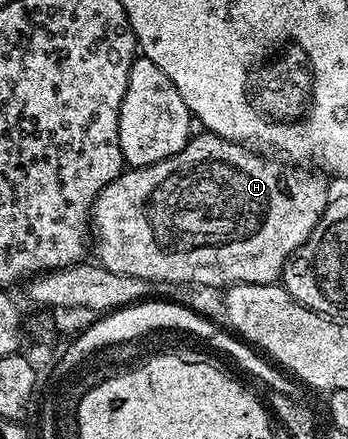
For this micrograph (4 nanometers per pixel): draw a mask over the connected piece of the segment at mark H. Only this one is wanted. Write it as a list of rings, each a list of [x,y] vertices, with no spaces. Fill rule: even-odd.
[[[201,131],[200,136],[193,135],[178,154],[166,158],[162,162],[154,162],[145,168],[128,168],[121,172],[98,198],[92,207],[92,226],[94,229],[94,256],[106,270],[114,274],[130,274],[132,278],[151,280],[153,285],[160,284],[201,284],[204,288],[220,288],[234,284],[275,284],[283,277],[284,266],[292,259],[295,252],[310,238],[314,226],[328,209],[330,191],[328,184],[320,176],[312,172],[303,172],[303,167],[289,166],[287,163],[276,165],[274,161],[267,160],[259,151],[245,146],[235,140],[227,140],[215,136],[212,132]]]

